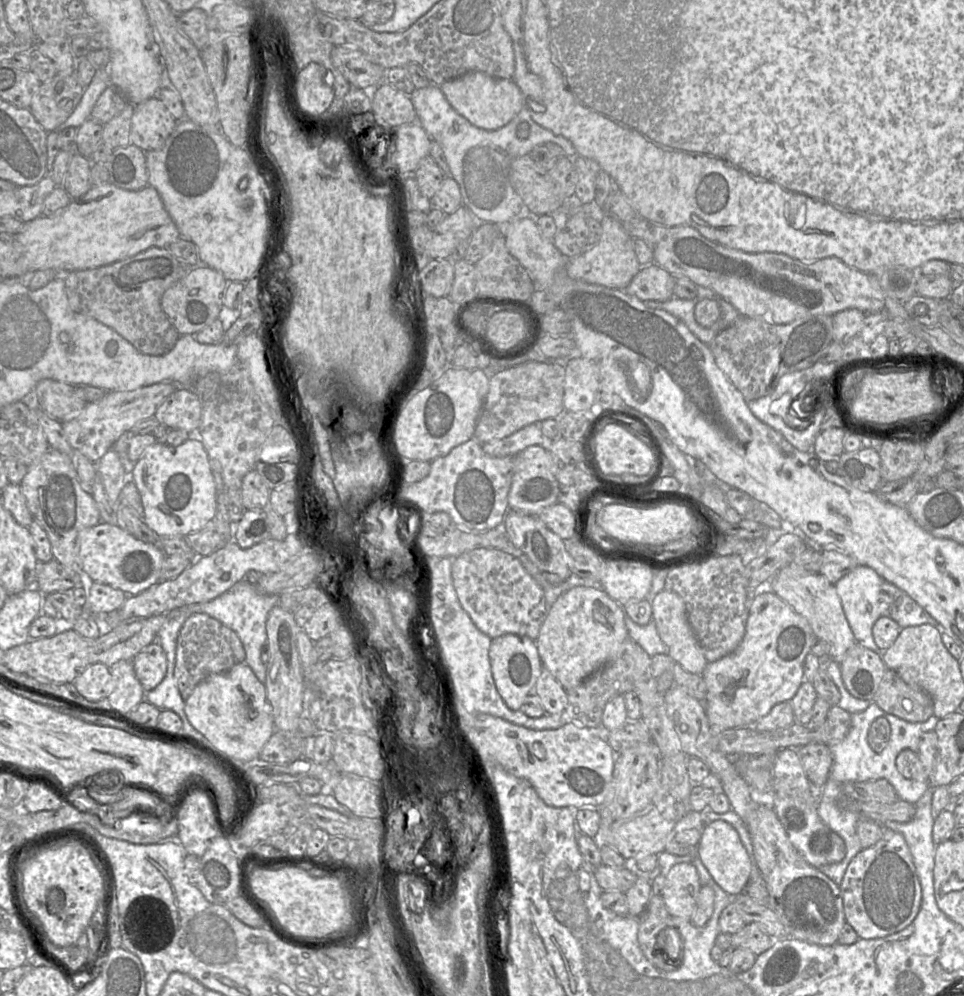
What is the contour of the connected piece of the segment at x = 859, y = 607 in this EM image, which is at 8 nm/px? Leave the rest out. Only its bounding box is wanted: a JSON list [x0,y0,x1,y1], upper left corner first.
[834,566,942,657]

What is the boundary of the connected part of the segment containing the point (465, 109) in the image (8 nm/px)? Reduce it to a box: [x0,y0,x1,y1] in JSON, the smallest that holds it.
[439,71,524,130]

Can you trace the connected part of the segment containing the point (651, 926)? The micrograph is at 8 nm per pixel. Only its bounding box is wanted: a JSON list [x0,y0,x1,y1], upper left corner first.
[637,894,682,971]

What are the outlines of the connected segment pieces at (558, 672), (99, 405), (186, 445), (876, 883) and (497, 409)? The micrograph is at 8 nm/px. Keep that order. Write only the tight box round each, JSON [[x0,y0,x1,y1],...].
[[534,586,628,690],[61,382,189,462],[131,438,216,536],[839,827,922,939],[472,361,565,444]]

